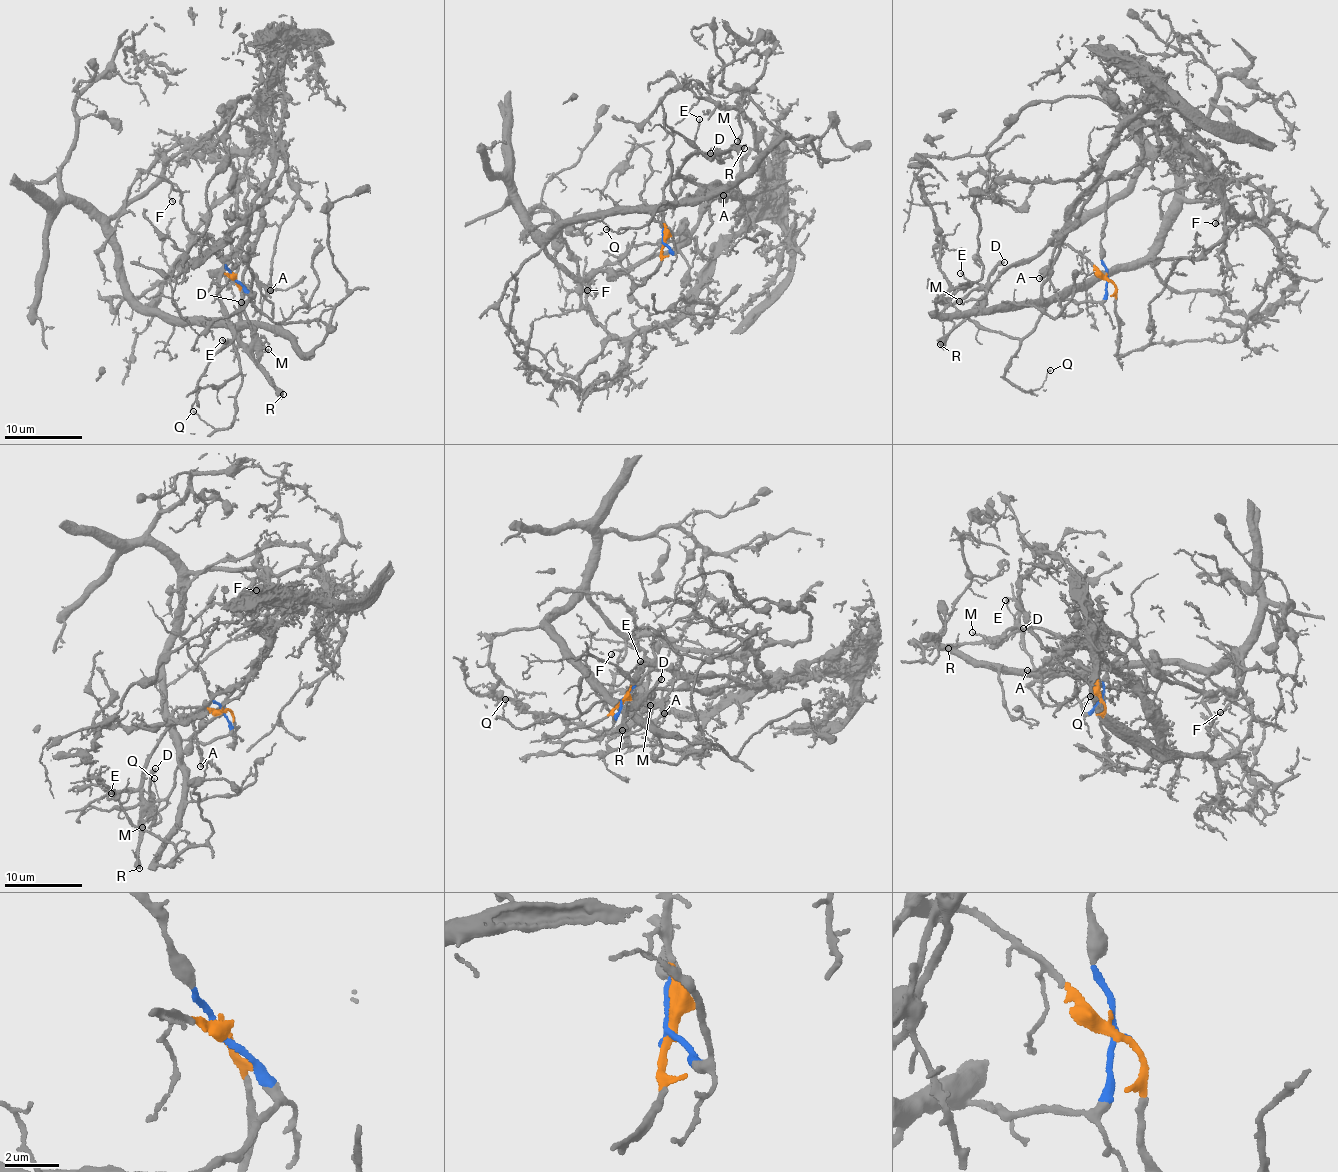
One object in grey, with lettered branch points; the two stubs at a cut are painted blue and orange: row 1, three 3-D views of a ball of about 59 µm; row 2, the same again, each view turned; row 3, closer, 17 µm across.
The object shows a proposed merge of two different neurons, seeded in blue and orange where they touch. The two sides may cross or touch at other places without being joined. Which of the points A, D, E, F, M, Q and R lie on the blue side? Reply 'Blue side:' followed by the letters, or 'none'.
Blue side: F, Q

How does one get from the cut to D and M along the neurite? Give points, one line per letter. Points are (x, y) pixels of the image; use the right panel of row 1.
D: (1108, 279), (1084, 257), (1061, 244), (1048, 245), (1030, 258), (1015, 261), (984, 298), (988, 275), (1004, 262)
M: (1108, 279), (1084, 257), (1061, 244), (1048, 245), (1030, 258), (1015, 261), (990, 286), (983, 301), (959, 301)

